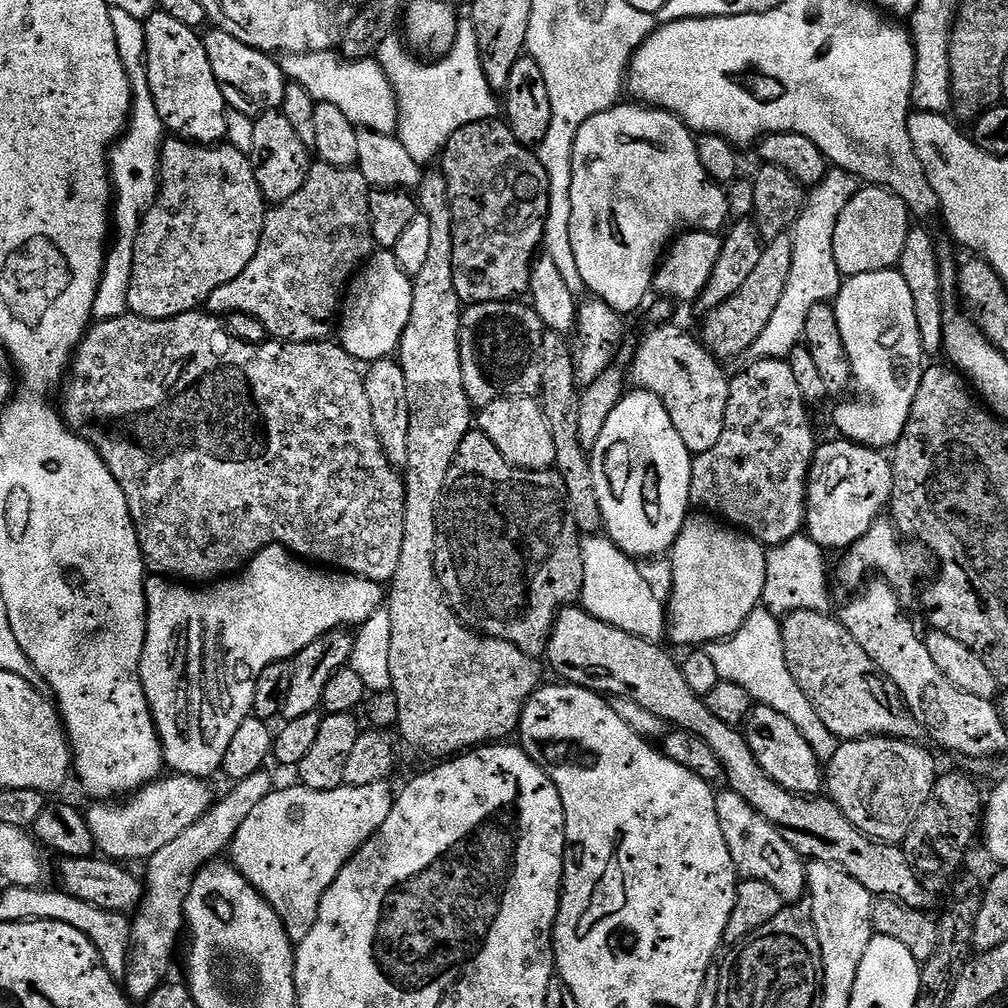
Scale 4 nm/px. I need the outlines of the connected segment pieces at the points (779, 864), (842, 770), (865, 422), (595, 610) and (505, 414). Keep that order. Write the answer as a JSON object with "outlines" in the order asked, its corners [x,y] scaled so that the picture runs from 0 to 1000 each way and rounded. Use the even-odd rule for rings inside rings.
{"outlines":[[[[725,784],[710,786],[710,803],[712,815],[716,819],[716,831],[720,831],[720,839],[726,848],[731,866],[739,873],[761,875],[768,879],[772,887],[776,887],[779,895],[794,895],[799,892],[802,879],[802,866],[798,850],[792,848],[788,839],[752,808],[731,786]]],[[[860,730],[854,734],[839,734],[830,741],[827,752],[819,755],[819,786],[826,796],[831,800],[831,804],[837,806],[838,812],[848,819],[851,824],[862,829],[864,833],[871,833],[875,837],[892,838],[901,830],[901,820],[911,812],[911,808],[915,804],[915,800],[919,800],[919,792],[923,792],[923,788],[929,779],[929,771],[931,763],[929,763],[929,754],[916,742],[916,737],[906,736],[904,734],[892,734],[891,732],[883,732],[882,730]]],[[[891,268],[864,270],[842,274],[834,281],[833,291],[827,296],[831,327],[835,327],[835,339],[843,355],[843,367],[848,384],[857,388],[850,397],[838,396],[829,405],[829,425],[838,437],[857,440],[870,446],[884,445],[895,435],[899,419],[903,415],[903,403],[907,403],[907,391],[915,379],[919,354],[911,331],[911,315],[907,315],[907,295],[899,284],[899,276]]],[[[599,530],[579,532],[575,545],[577,585],[574,598],[579,606],[605,621],[613,621],[613,625],[621,625],[646,639],[655,639],[661,631],[661,603],[648,592],[648,586],[635,568],[635,560]]],[[[500,393],[486,399],[474,409],[474,425],[494,442],[498,454],[502,454],[512,464],[523,464],[525,468],[544,466],[552,459],[550,435],[546,431],[544,416],[535,396],[527,393]]]]}

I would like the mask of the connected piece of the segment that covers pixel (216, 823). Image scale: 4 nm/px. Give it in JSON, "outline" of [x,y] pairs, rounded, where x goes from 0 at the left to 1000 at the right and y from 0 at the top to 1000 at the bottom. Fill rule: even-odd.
{"outline":[[[266,764],[249,768],[243,774],[233,775],[229,781],[230,786],[224,787],[219,794],[217,791],[206,806],[200,808],[200,812],[196,812],[196,815],[192,815],[192,819],[185,819],[185,823],[181,823],[181,827],[177,827],[177,831],[173,831],[173,835],[165,835],[165,839],[161,839],[161,843],[157,843],[157,847],[147,850],[145,854],[147,866],[142,866],[141,869],[143,891],[139,895],[139,900],[135,902],[131,913],[131,941],[127,947],[127,964],[121,969],[122,979],[132,993],[146,993],[147,989],[152,988],[159,981],[159,977],[168,971],[167,959],[171,956],[171,943],[175,940],[175,932],[178,929],[180,932],[185,921],[183,896],[188,887],[188,879],[192,875],[195,865],[211,851],[221,850],[218,848],[221,845],[223,848],[229,842],[230,832],[236,827],[240,815],[244,815],[244,812],[248,812],[248,808],[252,808],[252,800],[256,800],[256,796],[260,796],[272,785],[270,770]]]}

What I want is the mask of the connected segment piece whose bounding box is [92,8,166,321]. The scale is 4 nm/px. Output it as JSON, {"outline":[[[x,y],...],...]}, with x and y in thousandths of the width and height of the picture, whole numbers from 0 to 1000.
{"outline":[[[116,8],[111,9],[109,22],[113,22],[113,38],[117,38],[117,54],[121,54],[121,62],[127,70],[127,76],[131,82],[131,113],[126,128],[122,135],[115,140],[109,152],[109,174],[113,188],[113,230],[119,235],[110,239],[105,250],[103,271],[99,277],[99,287],[93,300],[92,314],[96,318],[111,317],[114,313],[124,313],[127,305],[127,281],[131,275],[131,253],[133,252],[133,240],[139,227],[139,219],[142,218],[147,205],[155,198],[155,188],[159,177],[159,145],[165,138],[165,128],[157,117],[157,105],[153,104],[152,93],[147,84],[147,70],[143,64],[145,58],[145,34],[143,33],[143,21],[132,18]]]}

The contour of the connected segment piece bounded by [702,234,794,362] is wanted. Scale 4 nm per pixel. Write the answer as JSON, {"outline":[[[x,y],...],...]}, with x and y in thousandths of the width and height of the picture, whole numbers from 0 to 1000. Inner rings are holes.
{"outline":[[[779,232],[761,239],[756,256],[752,256],[752,265],[744,271],[744,276],[740,276],[736,288],[732,288],[728,296],[697,314],[696,337],[711,357],[723,359],[729,353],[737,354],[742,345],[752,339],[752,331],[760,327],[760,319],[764,319],[772,299],[776,297],[776,288],[780,288],[780,279],[784,277],[784,264],[787,260],[788,244],[785,233]]]}

